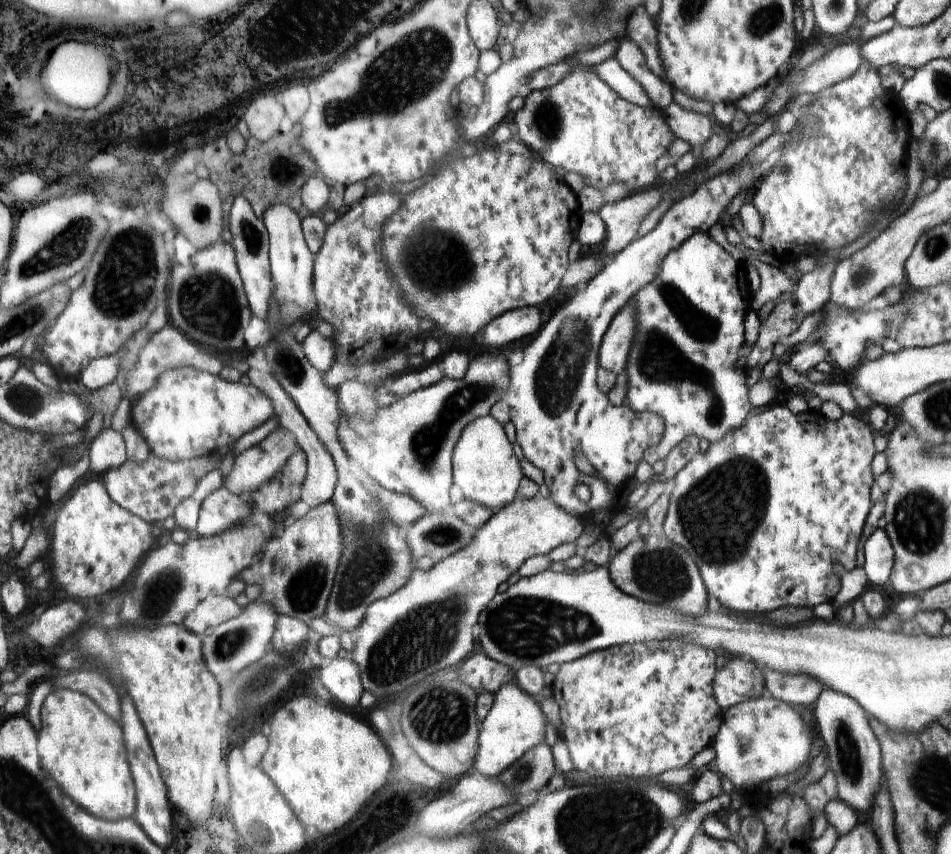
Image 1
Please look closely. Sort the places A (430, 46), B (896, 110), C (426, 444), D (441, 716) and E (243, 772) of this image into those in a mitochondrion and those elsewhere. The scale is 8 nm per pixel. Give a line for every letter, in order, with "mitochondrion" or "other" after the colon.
A: mitochondrion
B: other
C: mitochondrion
D: mitochondrion
E: other

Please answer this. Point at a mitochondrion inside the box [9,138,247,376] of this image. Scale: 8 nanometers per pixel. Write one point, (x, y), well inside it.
(124, 286)

